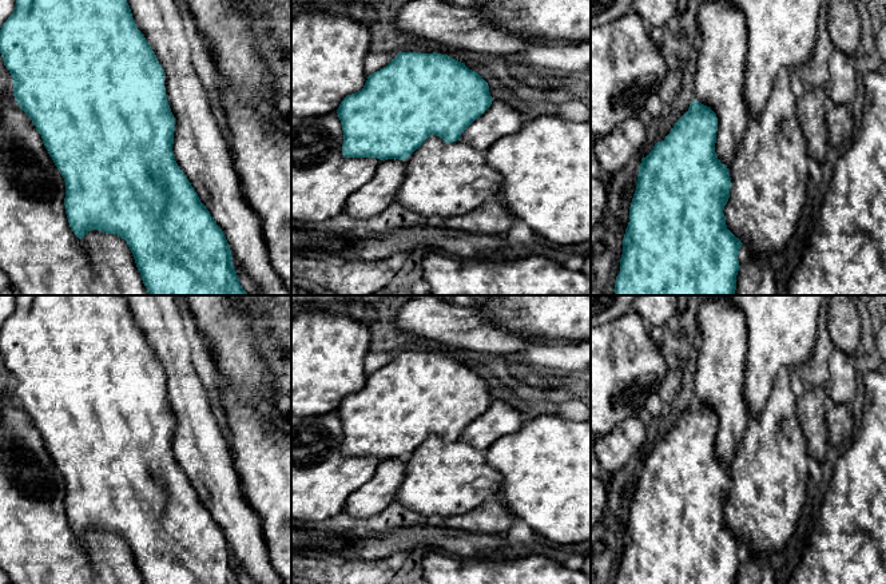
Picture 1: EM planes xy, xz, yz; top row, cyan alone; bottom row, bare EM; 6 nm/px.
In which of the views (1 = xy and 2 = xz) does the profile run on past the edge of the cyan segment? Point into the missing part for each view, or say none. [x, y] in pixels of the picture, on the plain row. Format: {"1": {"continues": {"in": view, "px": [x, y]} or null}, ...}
{"1": {"continues": null}, "2": {"continues": null}}

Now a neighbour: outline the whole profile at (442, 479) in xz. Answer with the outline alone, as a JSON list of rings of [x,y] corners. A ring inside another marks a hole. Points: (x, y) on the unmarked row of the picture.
[[[432,434],[408,458],[381,460],[374,476],[347,497],[343,512],[370,519],[397,501],[424,517],[454,517],[493,498],[502,486],[504,477],[486,464],[485,450],[460,440],[445,442]]]

